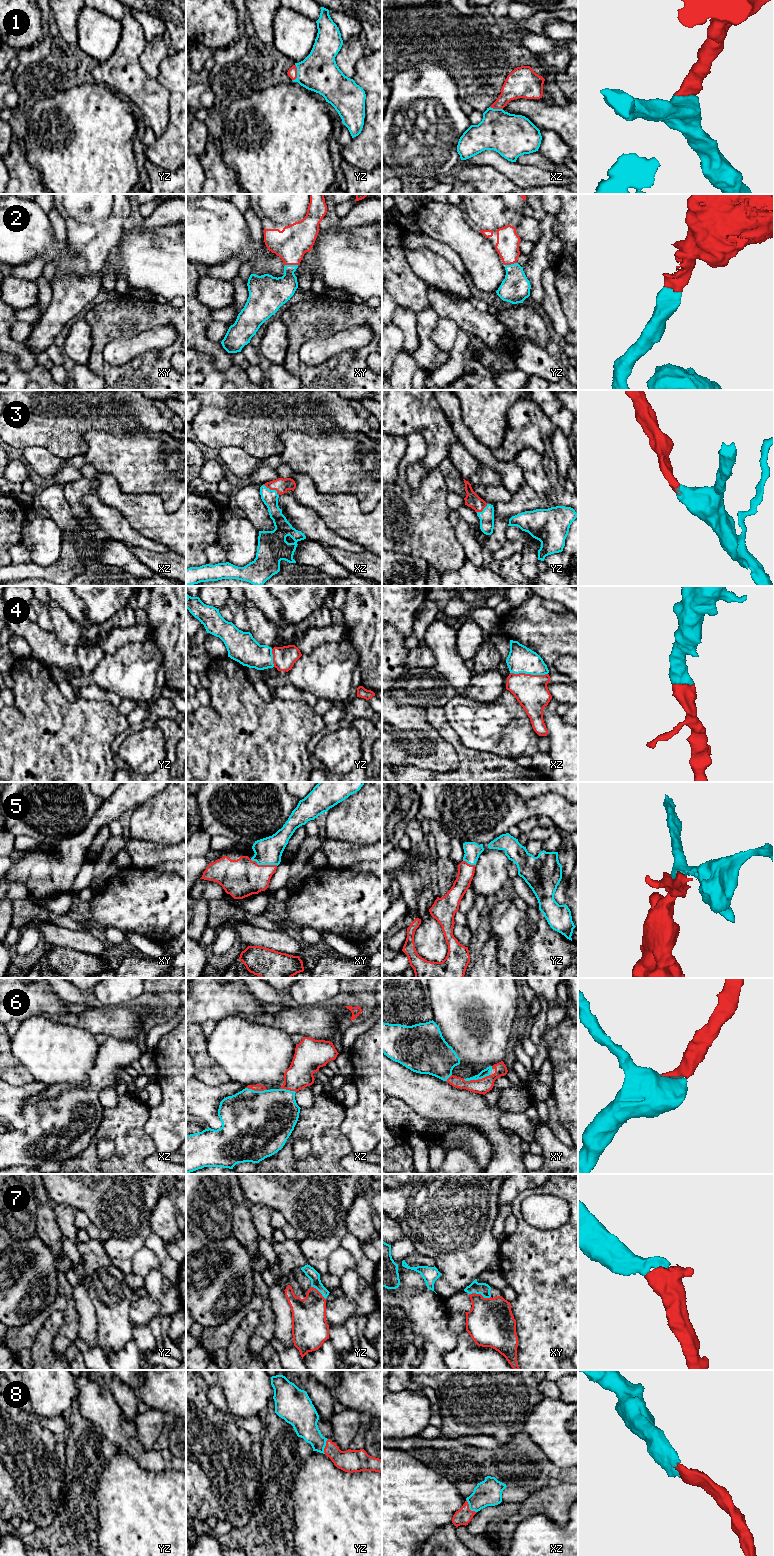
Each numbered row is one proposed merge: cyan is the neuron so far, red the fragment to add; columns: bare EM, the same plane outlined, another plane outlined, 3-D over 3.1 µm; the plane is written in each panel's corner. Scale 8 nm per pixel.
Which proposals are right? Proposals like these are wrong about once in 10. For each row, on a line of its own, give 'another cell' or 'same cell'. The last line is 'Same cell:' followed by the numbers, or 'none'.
1: same cell
2: same cell
3: same cell
4: same cell
5: same cell
6: same cell
7: same cell
8: same cell
Same cell: 1, 2, 3, 4, 5, 6, 7, 8

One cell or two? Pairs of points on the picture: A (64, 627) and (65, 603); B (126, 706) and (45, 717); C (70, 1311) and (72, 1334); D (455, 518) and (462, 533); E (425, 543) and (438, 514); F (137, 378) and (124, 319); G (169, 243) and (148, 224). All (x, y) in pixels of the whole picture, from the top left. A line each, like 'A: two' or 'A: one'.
A: two
B: two
C: one
D: one
E: one
F: one
G: two

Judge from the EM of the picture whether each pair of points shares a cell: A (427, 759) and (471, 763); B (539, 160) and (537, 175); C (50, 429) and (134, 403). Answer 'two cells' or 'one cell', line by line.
A: two cells
B: two cells
C: one cell

